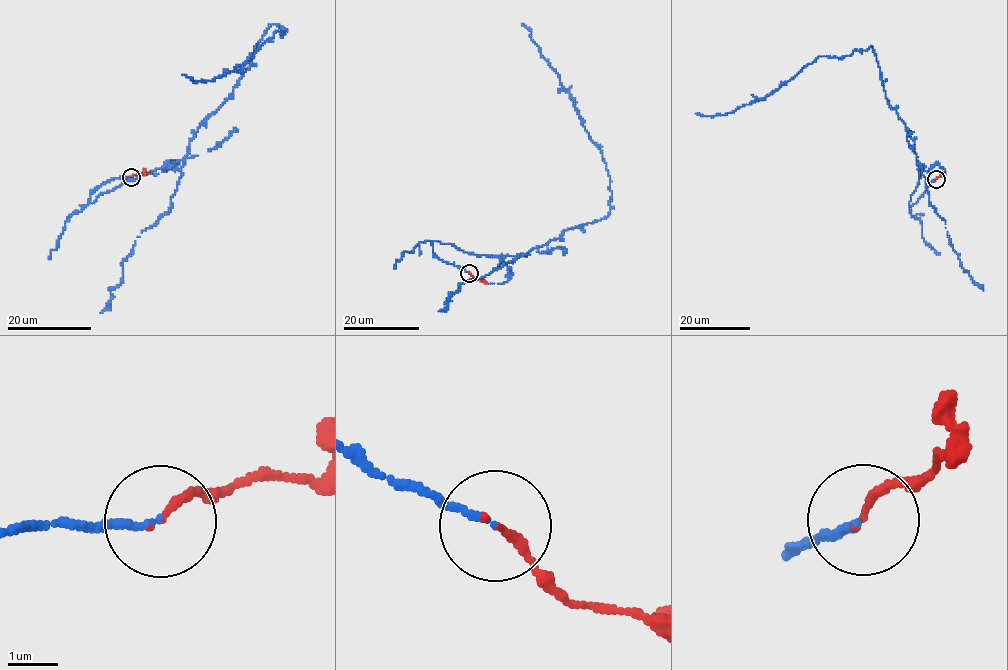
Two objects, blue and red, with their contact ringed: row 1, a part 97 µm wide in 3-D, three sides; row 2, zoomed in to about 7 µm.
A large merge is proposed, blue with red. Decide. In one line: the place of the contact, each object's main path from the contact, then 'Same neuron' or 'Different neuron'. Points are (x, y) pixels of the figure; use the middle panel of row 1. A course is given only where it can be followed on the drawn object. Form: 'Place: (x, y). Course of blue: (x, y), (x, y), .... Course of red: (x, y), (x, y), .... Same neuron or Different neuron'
Place: (469, 273). Course of blue: (469, 273), (440, 260), (431, 243), (479, 256), (522, 255), (609, 212), (601, 153), (521, 24). Course of red: (469, 273), (487, 283). Same neuron

